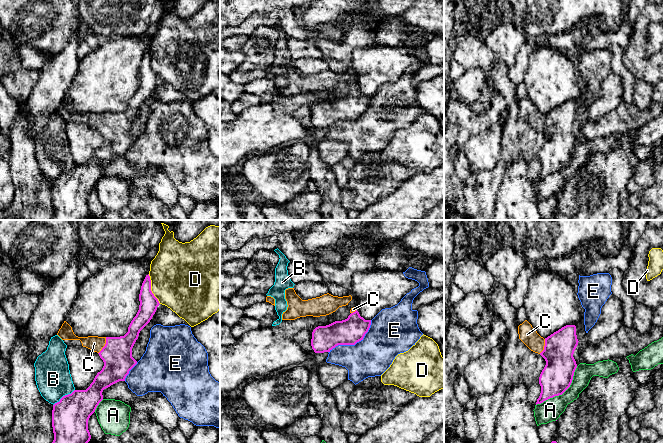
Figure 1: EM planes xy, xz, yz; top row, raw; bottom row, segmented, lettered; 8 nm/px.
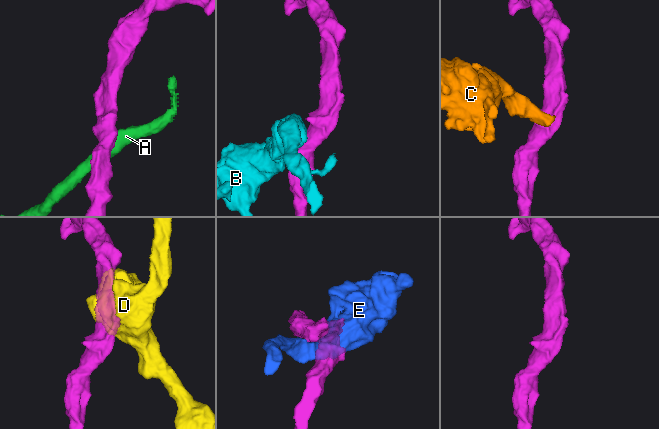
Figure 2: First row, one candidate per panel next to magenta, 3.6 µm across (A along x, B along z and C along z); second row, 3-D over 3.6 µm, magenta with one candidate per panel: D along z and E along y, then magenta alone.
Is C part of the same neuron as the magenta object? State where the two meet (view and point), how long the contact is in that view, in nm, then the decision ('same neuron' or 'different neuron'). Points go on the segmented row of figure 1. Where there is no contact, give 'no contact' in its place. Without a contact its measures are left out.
xy (105, 345) | 150 nm | same neuron

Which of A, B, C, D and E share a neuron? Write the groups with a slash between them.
A / B / C / D / E

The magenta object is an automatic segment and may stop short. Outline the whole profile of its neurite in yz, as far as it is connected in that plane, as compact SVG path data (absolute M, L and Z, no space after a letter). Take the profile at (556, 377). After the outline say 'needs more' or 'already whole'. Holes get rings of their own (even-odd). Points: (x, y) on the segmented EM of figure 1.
M525 320L518 326L518 334L531 351L540 354L546 361L539 377L541 393L536 405L562 395L570 387L577 368L573 357L579 342L576 326L566 325L544 339Z; needs more

